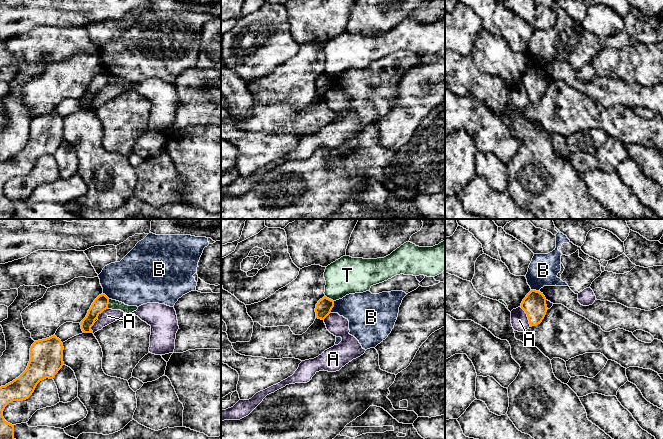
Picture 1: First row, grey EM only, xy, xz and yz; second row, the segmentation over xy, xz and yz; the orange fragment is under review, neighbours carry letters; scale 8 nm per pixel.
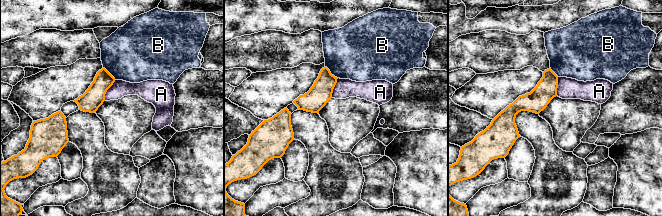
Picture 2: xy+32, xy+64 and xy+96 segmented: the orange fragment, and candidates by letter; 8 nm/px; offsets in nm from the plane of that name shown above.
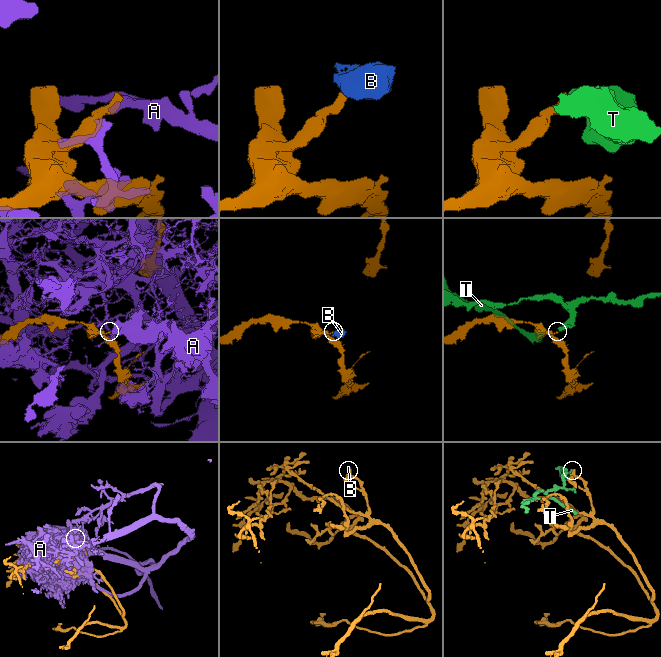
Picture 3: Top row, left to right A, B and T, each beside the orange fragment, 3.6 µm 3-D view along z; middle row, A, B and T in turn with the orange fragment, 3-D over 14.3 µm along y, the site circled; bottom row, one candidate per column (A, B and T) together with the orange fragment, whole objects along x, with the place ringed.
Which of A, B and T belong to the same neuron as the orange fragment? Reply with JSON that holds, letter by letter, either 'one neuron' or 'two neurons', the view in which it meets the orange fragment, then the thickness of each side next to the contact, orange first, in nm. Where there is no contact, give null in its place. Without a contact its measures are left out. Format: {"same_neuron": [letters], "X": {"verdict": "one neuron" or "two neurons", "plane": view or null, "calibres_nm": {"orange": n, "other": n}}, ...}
{"same_neuron": [], "A": {"verdict": "two neurons", "plane": "yz", "calibres_nm": {"orange": 190, "other": 140}}, "B": {"verdict": "two neurons", "plane": "xz", "calibres_nm": {"orange": 130, "other": 280}}, "T": {"verdict": "two neurons", "plane": "xy", "calibres_nm": {"orange": 120, "other": 80}}}

